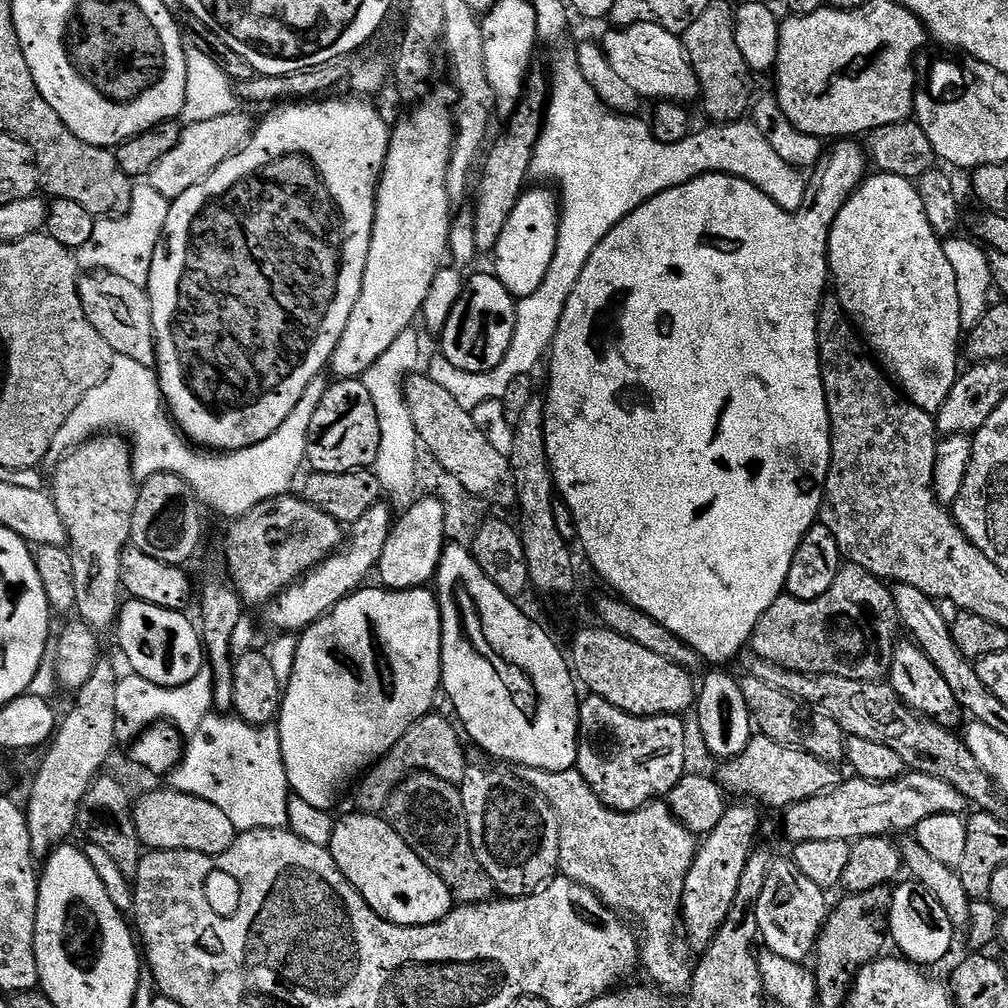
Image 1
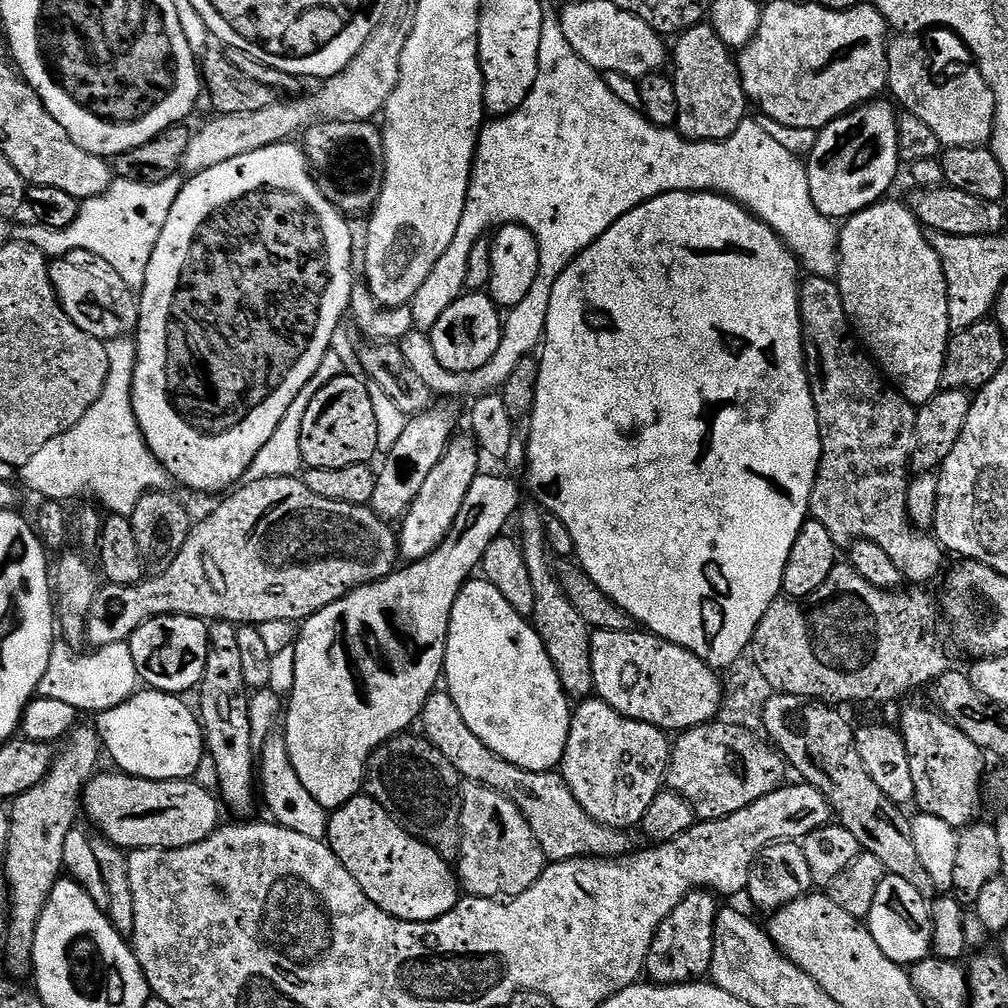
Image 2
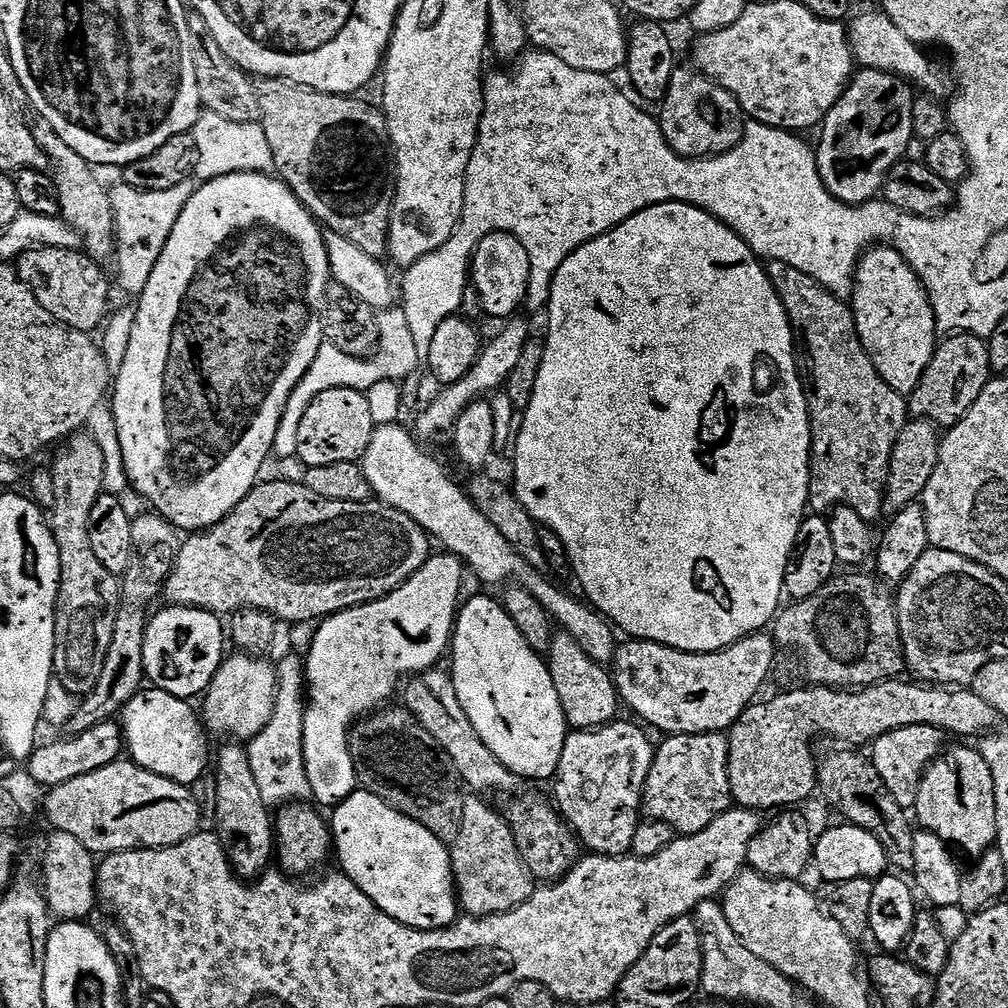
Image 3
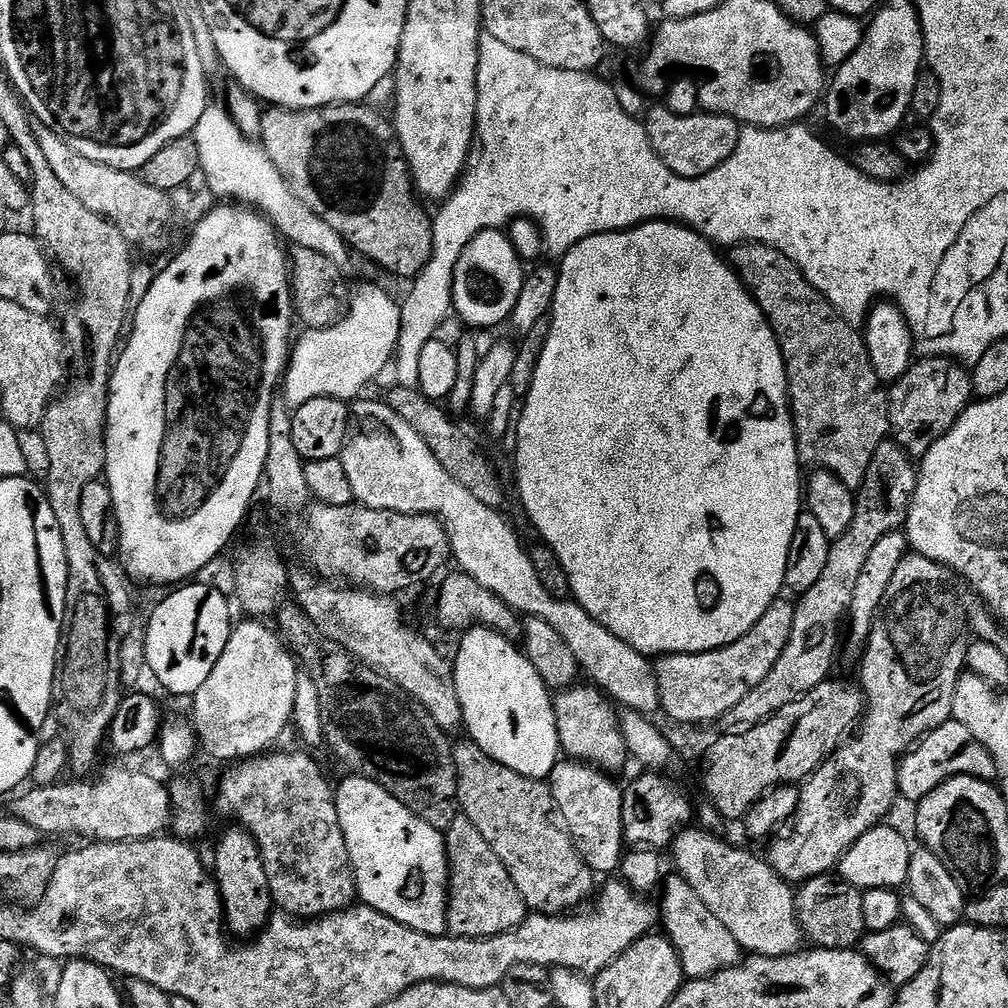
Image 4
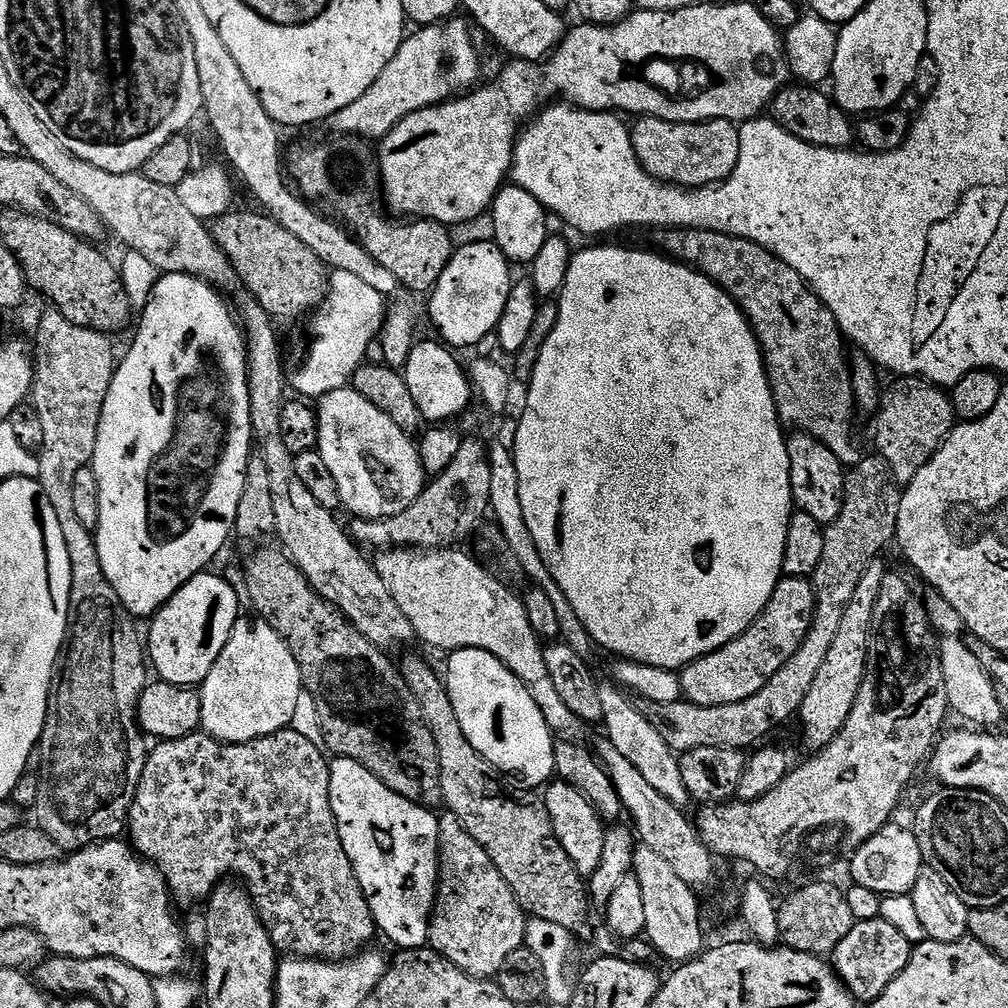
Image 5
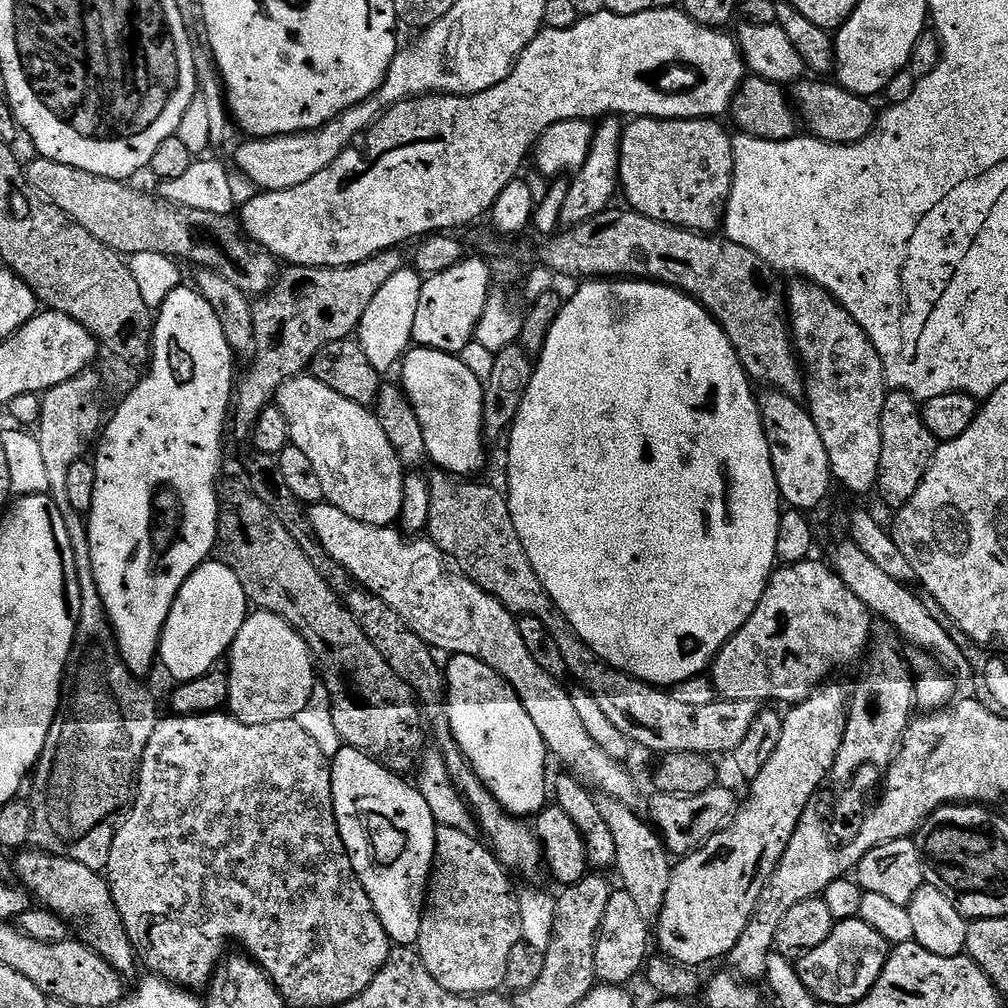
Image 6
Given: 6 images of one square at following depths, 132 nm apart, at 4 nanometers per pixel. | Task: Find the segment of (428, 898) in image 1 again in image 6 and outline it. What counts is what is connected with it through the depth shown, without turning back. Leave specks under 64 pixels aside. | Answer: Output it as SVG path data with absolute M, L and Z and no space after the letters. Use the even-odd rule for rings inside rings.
M342 747L336 756L331 757L330 763L334 814L356 876L362 882L393 945L415 945L420 939L424 901L428 894L428 877L432 874L432 859L436 857L438 825L434 814L430 814L430 806L426 798L422 798L419 788L409 781L408 785L403 775L383 768L378 761L362 754L357 748Z

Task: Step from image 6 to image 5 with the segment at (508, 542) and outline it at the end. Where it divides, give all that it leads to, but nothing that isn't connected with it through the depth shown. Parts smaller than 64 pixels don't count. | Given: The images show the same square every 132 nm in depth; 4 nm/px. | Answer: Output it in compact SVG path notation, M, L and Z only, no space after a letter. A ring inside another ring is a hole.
M878 454L865 455L857 464L847 469L844 477L844 501L842 514L834 523L824 529L826 547L822 549L822 562L810 578L816 594L816 610L812 614L812 626L809 628L802 646L790 662L750 698L740 702L730 702L722 706L698 706L689 704L681 698L669 704L643 705L642 711L654 728L662 734L669 746L677 754L698 750L702 746L715 748L749 749L761 743L772 730L792 719L799 713L806 694L810 694L810 685L823 665L826 653L838 634L842 614L846 614L846 605L858 587L866 566L881 555L880 551L896 539L898 526L898 506L902 495L901 485L892 476L890 466Z

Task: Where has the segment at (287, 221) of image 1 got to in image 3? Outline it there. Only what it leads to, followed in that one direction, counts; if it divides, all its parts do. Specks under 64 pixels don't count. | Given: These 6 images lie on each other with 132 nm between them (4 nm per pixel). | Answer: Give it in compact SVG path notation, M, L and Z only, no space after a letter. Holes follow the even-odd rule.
M239 172L205 180L197 187L190 202L186 202L182 214L178 214L178 222L174 222L174 230L154 266L154 274L150 274L146 290L138 297L129 350L126 351L125 361L119 371L115 373L114 387L110 392L110 407L118 426L122 462L129 485L134 492L136 488L142 499L148 500L147 507L151 511L169 520L181 533L202 532L205 528L213 528L215 524L225 520L234 510L234 506L238 506L238 502L242 502L242 498L246 498L246 494L250 494L250 490L256 487L268 455L273 455L286 402L306 374L306 370L310 370L320 345L325 343L326 316L320 311L325 311L328 286L333 283L333 279L324 234L325 229L316 217L284 185L284 181L275 175Z

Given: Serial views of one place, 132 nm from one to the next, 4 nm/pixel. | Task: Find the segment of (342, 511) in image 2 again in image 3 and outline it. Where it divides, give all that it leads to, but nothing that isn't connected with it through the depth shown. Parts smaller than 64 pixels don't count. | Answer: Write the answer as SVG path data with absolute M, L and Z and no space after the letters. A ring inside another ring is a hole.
M272 480L269 484L264 483L257 483L256 487L250 490L250 494L246 494L246 498L242 498L242 502L234 506L234 510L225 520L218 522L213 528L205 528L202 532L189 535L181 543L170 578L164 584L162 600L165 605L201 608L217 614L231 614L239 612L241 608L257 608L276 617L277 621L286 620L293 626L299 626L307 620L316 622L325 616L333 616L335 612L344 612L347 608L356 608L372 600L381 600L383 596L407 582L427 562L428 557L433 555L433 541L424 528L414 522L414 518L410 518L402 510L380 503L375 498L366 502L334 502L330 498L318 498L318 494L314 494L314 490L310 490L302 482L296 481L295 484L292 480Z

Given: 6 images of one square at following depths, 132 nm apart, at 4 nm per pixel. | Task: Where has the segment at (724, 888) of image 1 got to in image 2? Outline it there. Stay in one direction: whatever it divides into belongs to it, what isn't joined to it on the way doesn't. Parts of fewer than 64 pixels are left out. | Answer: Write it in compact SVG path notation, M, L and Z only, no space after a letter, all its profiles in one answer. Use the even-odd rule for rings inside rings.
M707 890L692 892L662 922L650 946L646 976L653 984L676 985L703 981L712 970L712 955L716 942L716 916L718 900Z

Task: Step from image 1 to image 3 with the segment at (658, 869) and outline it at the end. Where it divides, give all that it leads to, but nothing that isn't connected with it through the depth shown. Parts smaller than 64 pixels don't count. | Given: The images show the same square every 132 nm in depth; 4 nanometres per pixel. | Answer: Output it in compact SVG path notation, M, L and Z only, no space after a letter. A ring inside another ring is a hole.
M439 667L429 668L428 671L417 672L411 677L402 688L403 707L414 714L414 718L418 718L420 725L430 730L430 734L434 734L438 746L442 746L442 750L450 754L454 770L458 770L461 781L469 789L472 787L476 791L473 793L518 791L520 784L522 785L521 777L514 775L502 762L498 762L490 746L486 746L486 742L478 738L478 730L474 730L470 718L466 718L466 710L462 710L462 702L458 702L458 690L454 690L451 675L447 671L440 671Z

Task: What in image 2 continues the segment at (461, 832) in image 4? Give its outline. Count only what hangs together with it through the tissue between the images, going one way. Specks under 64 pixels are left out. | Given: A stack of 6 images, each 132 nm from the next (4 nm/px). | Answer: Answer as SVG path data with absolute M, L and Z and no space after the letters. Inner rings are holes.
M465 783L462 788L462 842L458 861L458 883L467 895L503 901L521 896L539 882L546 861L530 822L502 794L481 784Z

